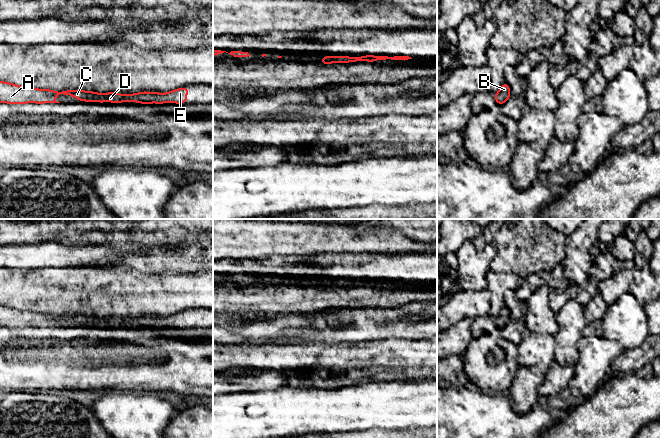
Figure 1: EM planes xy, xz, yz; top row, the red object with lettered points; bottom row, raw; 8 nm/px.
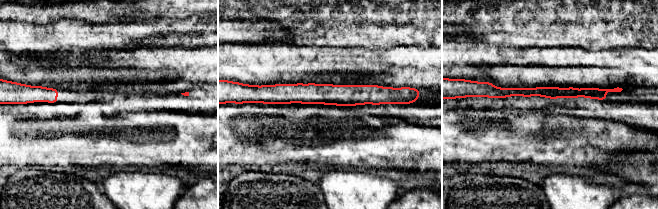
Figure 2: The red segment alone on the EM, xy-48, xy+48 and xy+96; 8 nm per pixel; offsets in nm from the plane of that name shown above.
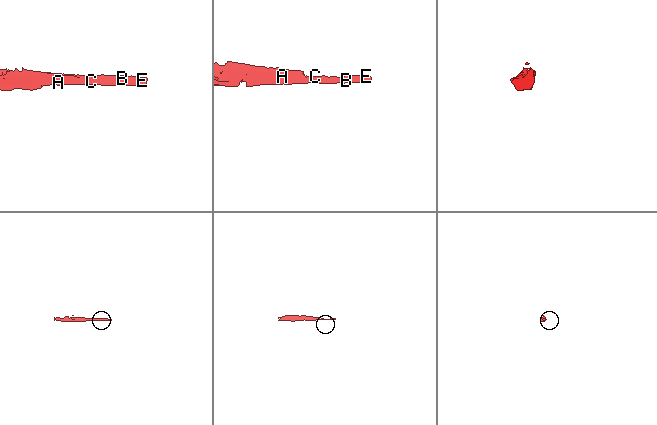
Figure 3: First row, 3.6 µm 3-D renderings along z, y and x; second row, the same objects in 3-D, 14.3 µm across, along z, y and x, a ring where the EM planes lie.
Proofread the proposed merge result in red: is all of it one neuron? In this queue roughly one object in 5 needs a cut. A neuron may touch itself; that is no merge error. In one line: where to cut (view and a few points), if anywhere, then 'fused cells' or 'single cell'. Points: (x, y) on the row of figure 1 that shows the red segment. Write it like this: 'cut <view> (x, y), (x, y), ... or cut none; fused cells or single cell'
cut none; single cell

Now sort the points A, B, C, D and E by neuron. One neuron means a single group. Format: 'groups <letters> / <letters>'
groups A B C D E

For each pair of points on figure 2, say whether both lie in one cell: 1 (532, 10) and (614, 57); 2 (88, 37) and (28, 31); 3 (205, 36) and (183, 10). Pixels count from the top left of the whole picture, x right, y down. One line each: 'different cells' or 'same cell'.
1: different cells
2: same cell
3: different cells

